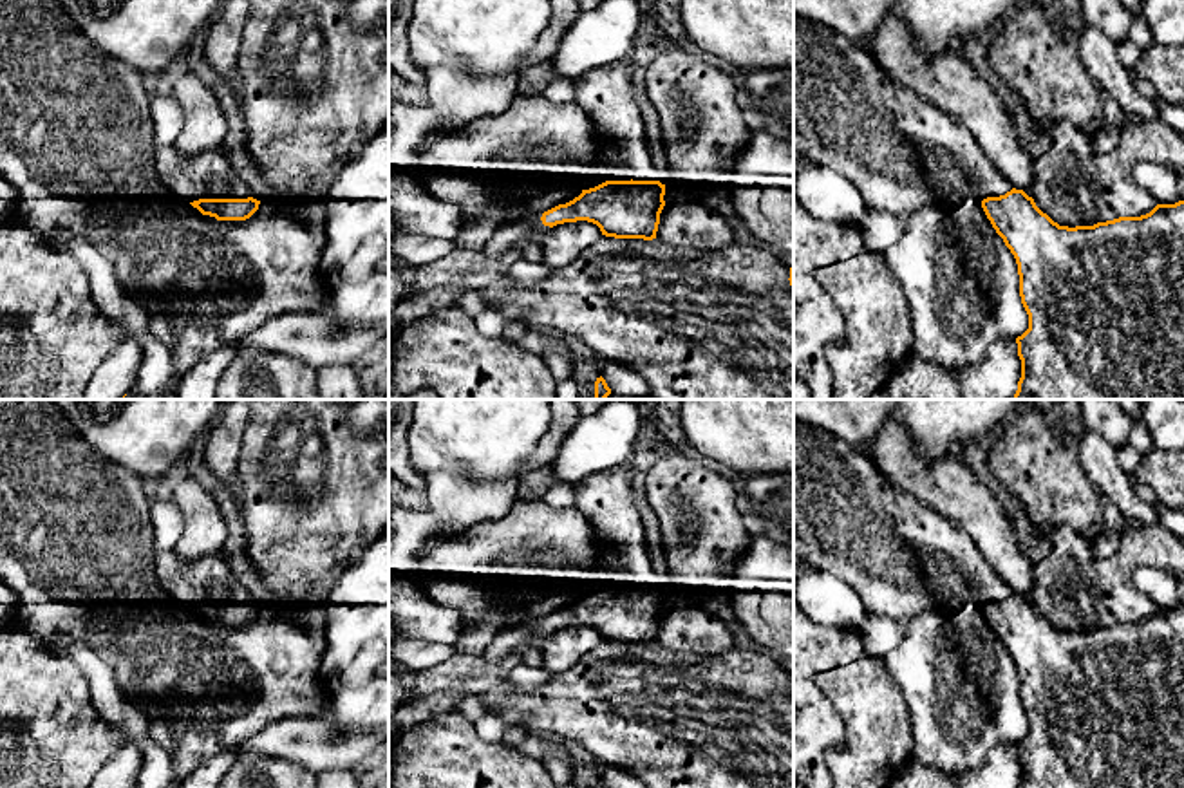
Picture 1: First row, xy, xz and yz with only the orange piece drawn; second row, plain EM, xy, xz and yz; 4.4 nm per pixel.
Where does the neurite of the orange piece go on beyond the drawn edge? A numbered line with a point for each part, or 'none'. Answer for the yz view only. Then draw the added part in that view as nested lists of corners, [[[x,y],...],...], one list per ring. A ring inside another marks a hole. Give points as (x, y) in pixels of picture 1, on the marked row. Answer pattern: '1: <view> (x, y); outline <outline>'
1: yz (901, 152); outline [[[797,14],[794,152],[846,177],[868,210],[889,211],[897,219],[929,204],[951,210],[967,199],[982,202],[1012,190],[960,121],[898,85],[866,47]]]

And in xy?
1: xy (208, 174); outline [[[159,146],[155,170],[166,193],[181,202],[251,197],[222,148],[184,155],[175,146]]]

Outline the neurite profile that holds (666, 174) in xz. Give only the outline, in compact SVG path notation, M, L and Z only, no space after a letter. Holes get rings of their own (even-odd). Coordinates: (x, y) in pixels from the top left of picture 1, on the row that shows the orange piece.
M669 164L665 166L653 166L654 177L656 181L660 181L662 184L672 183L672 181L687 181L691 183L691 174L683 172L683 170L676 170Z

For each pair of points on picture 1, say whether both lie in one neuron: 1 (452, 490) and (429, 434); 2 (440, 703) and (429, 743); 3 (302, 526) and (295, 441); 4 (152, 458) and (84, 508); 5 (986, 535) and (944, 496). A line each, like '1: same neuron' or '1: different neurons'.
1: different neurons
2: different neurons
3: same neuron
4: different neurons
5: same neuron

